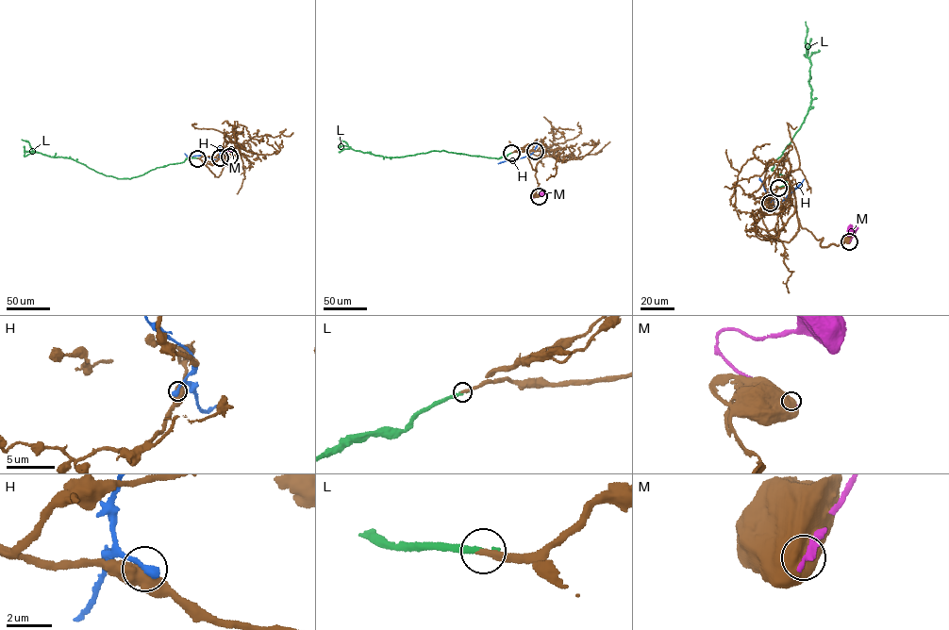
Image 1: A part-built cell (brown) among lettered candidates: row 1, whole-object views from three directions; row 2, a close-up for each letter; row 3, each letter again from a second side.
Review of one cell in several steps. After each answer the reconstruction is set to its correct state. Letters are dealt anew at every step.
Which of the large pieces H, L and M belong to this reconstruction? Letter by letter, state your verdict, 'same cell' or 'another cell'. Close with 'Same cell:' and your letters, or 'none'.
H: another cell
L: same cell
M: another cell
Same cell: L

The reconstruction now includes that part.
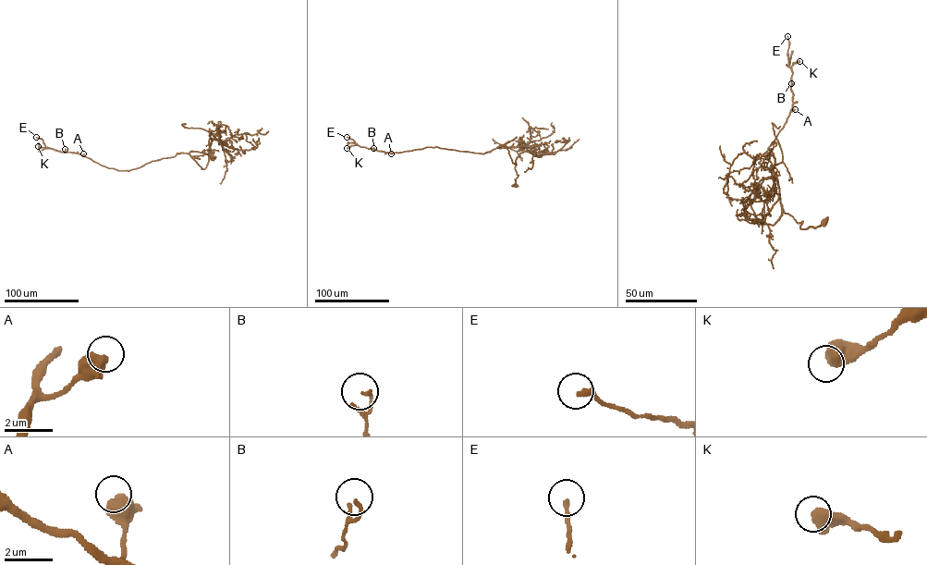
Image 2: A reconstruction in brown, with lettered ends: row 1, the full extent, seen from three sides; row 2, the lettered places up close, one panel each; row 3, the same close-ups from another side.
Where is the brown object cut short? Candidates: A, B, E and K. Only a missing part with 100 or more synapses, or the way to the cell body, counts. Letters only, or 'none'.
none

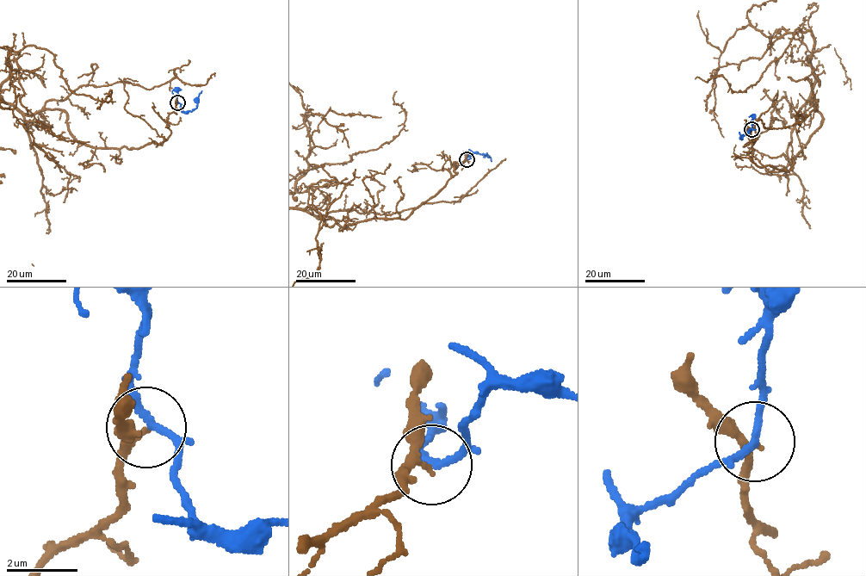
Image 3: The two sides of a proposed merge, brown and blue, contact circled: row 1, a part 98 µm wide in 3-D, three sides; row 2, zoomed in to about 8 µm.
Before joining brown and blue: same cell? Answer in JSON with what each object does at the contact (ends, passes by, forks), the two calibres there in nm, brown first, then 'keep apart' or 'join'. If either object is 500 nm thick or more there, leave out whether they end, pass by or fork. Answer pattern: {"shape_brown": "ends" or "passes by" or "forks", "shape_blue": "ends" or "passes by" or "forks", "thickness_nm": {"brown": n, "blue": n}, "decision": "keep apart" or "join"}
{"shape_brown": "passes by", "shape_blue": "passes by", "thickness_nm": {"brown": 190, "blue": 180}, "decision": "keep apart"}

